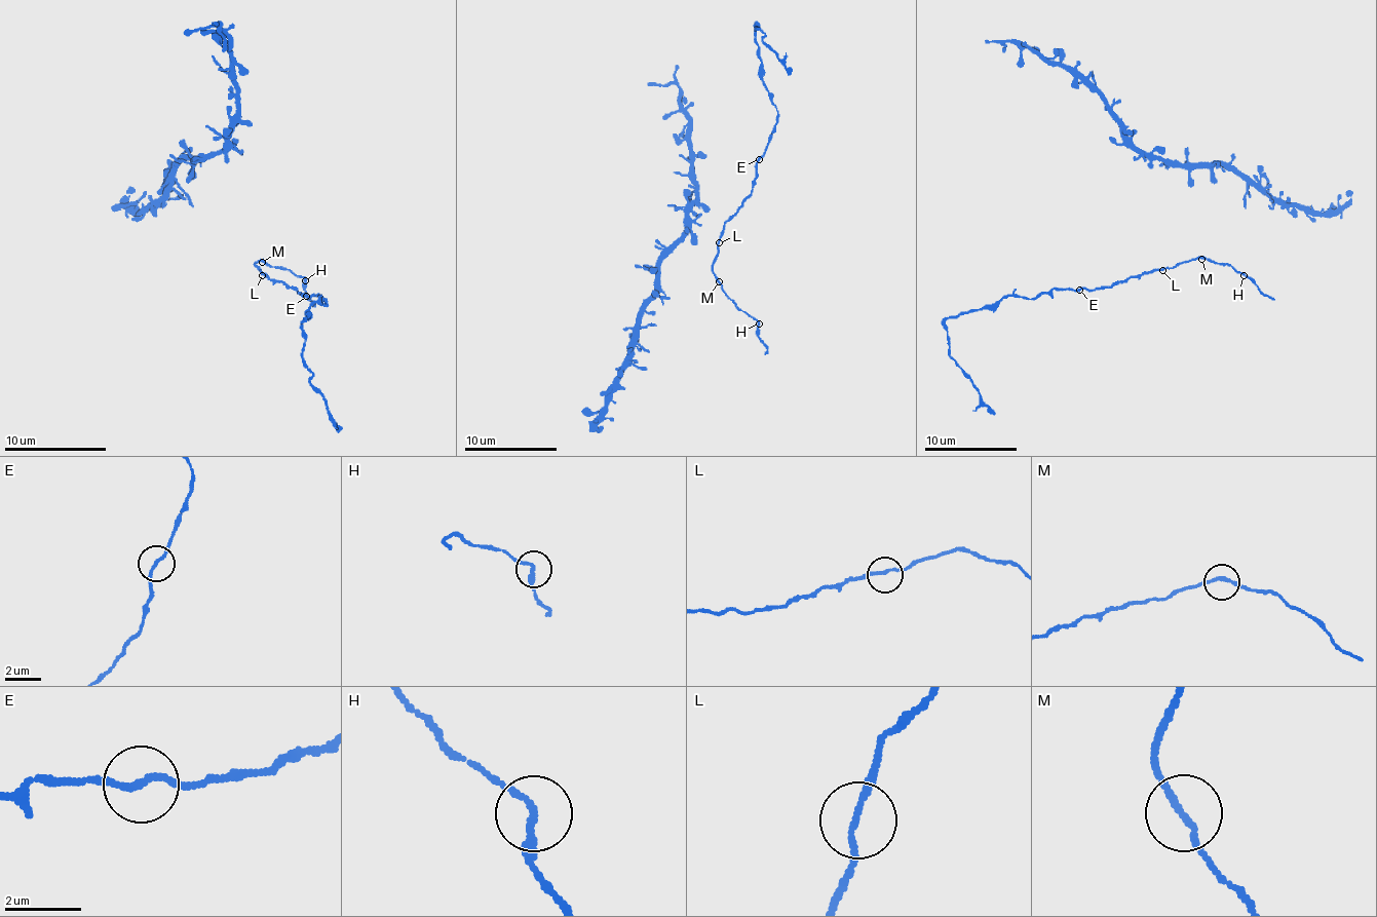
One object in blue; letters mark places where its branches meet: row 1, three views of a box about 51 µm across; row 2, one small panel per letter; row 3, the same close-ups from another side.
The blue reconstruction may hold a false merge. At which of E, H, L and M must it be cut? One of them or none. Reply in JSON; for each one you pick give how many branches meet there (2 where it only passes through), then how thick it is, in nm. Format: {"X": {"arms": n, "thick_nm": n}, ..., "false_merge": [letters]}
{"false_merge": []}

